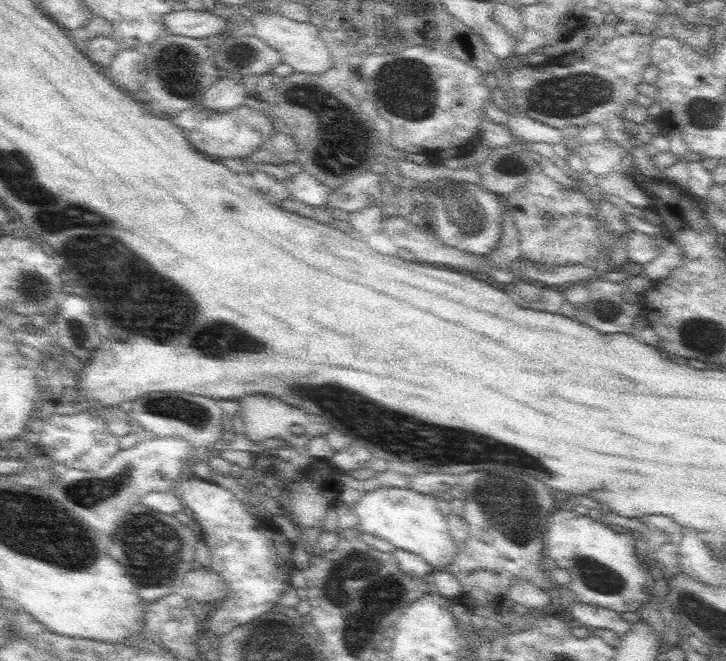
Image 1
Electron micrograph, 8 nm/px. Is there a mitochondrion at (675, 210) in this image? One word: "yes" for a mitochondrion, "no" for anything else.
no

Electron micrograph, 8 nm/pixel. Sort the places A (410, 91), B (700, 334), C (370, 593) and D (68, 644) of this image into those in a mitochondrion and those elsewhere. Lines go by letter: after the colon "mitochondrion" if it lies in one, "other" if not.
A: mitochondrion
B: mitochondrion
C: mitochondrion
D: other

